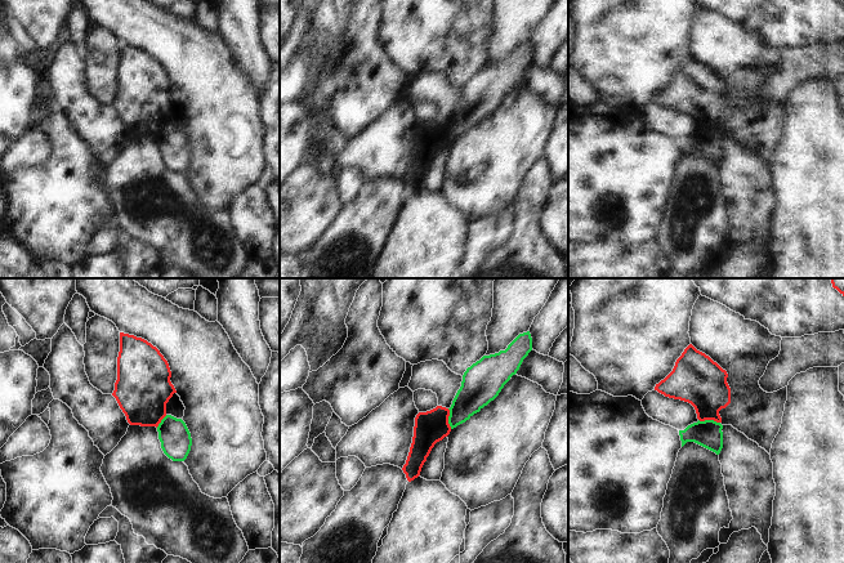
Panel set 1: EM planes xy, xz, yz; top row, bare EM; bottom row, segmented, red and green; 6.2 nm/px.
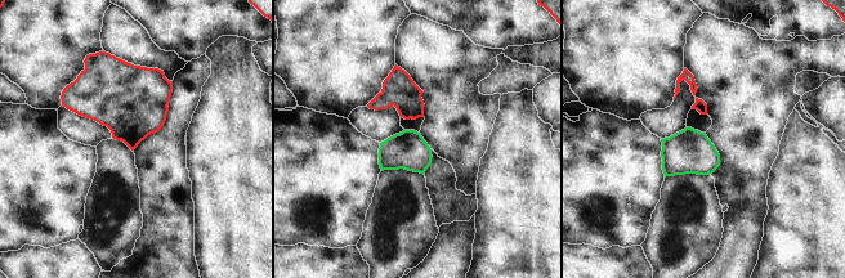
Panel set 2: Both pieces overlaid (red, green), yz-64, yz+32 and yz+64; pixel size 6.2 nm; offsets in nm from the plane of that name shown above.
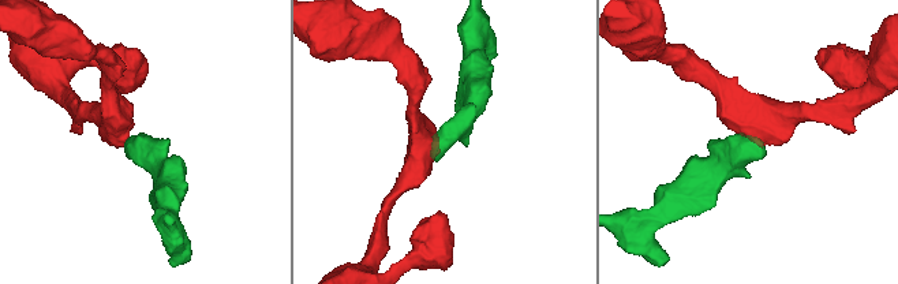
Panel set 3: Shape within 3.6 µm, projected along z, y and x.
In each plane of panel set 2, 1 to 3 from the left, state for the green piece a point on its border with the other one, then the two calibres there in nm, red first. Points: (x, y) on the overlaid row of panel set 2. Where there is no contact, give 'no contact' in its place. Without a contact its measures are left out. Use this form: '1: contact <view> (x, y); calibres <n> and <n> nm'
1: no contact
2: no contact
3: no contact

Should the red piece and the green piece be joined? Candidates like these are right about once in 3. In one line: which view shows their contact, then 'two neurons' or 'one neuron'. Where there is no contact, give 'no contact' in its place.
yz | two neurons

